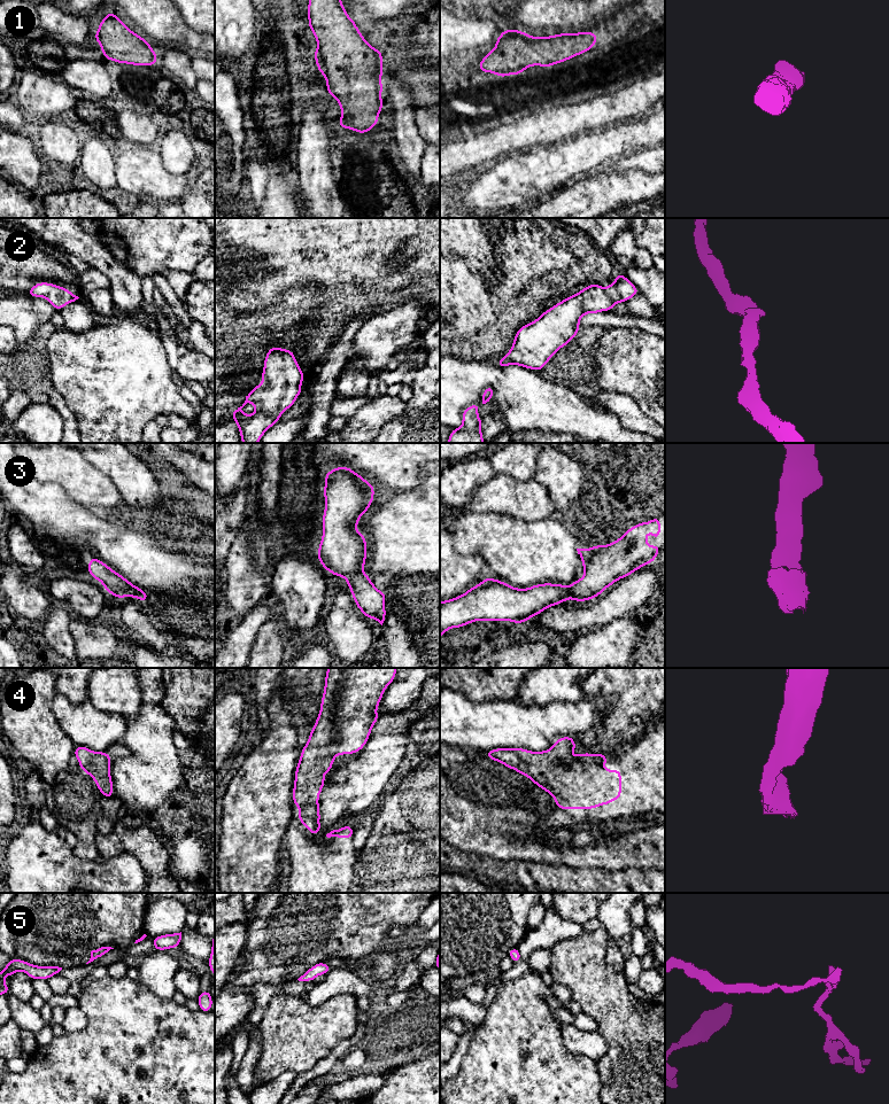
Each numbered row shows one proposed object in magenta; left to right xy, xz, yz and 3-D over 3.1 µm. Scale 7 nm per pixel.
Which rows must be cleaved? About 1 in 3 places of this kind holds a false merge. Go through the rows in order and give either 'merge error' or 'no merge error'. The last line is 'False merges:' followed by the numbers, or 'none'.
1: no merge error
2: no merge error
3: no merge error
4: no merge error
5: no merge error
False merges: none

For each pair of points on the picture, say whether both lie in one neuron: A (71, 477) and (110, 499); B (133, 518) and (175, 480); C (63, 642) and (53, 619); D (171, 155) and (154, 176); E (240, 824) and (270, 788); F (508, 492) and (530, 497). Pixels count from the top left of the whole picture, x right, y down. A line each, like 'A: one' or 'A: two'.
A: one
B: one
C: one
D: two
E: one
F: one

